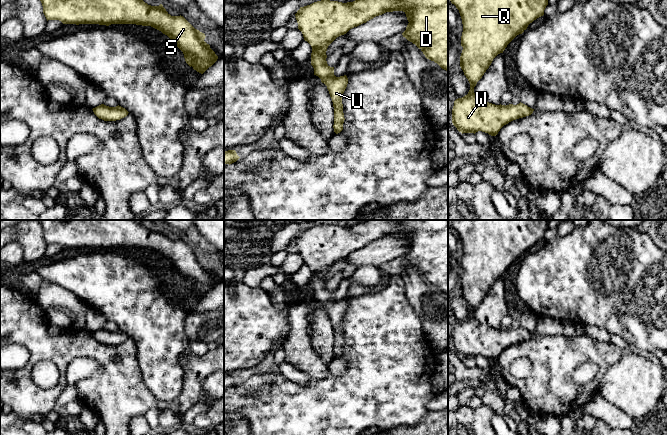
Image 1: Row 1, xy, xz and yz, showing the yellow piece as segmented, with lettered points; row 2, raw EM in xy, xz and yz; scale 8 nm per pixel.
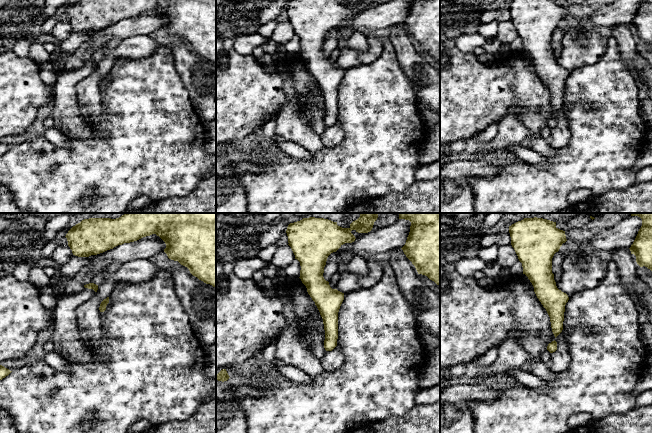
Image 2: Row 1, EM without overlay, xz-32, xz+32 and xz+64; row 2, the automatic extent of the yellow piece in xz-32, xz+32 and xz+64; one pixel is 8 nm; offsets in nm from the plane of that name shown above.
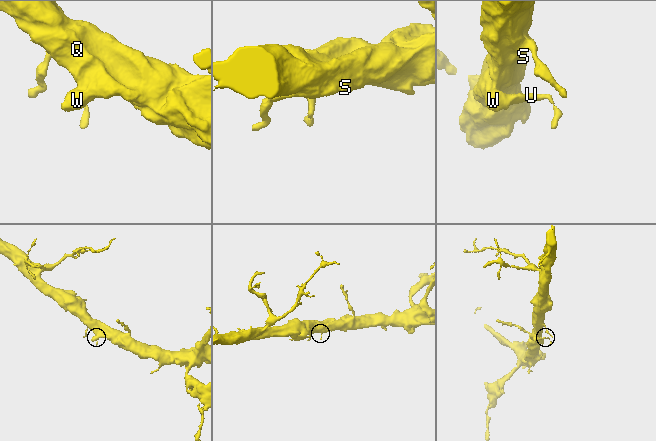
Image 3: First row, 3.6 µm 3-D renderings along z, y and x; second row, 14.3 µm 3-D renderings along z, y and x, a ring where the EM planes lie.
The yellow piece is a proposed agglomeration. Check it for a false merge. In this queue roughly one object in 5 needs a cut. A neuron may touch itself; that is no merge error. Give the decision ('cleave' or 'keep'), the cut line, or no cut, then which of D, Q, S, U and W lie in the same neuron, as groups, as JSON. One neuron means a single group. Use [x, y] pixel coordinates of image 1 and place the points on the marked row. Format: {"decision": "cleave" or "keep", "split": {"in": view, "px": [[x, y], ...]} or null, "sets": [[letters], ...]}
{"decision": "keep", "split": null, "sets": [["D", "Q", "S", "U", "W"]]}

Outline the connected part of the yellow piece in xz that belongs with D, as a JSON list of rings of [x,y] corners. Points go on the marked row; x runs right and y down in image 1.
[[[321,0],[310,5],[300,7],[295,14],[298,29],[304,40],[312,47],[311,65],[314,75],[327,86],[334,107],[334,132],[343,130],[344,113],[342,96],[348,84],[346,75],[336,77],[334,67],[327,64],[326,51],[328,46],[339,36],[346,34],[350,29],[357,27],[376,16],[386,12],[403,11],[406,14],[408,25],[402,33],[408,41],[415,44],[431,61],[437,63],[448,72],[448,0],[355,0],[342,3],[338,1]]]

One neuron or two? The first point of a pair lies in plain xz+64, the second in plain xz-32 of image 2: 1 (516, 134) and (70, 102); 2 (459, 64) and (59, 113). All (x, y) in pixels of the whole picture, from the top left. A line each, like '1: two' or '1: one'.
1: one
2: two

